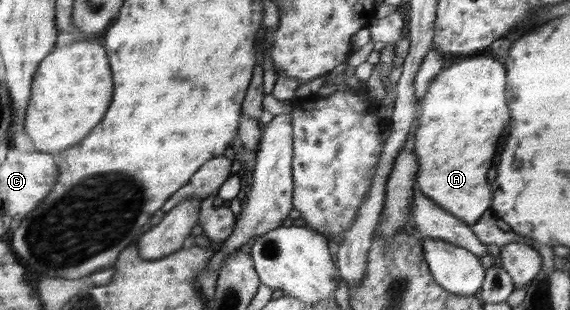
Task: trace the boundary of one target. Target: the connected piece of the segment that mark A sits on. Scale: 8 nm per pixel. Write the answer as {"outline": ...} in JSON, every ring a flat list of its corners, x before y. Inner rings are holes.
{"outline":[[491,56,466,57,449,68,444,68,435,80,431,81,430,92,419,104,418,128,414,133,415,156,419,158,419,174,417,186,429,198,435,198,443,210,450,212,473,226,481,220,491,202,491,188,487,184,487,172,493,164,495,144,503,134,503,126,507,126,509,110,505,102,505,68,503,61,497,62]]}

